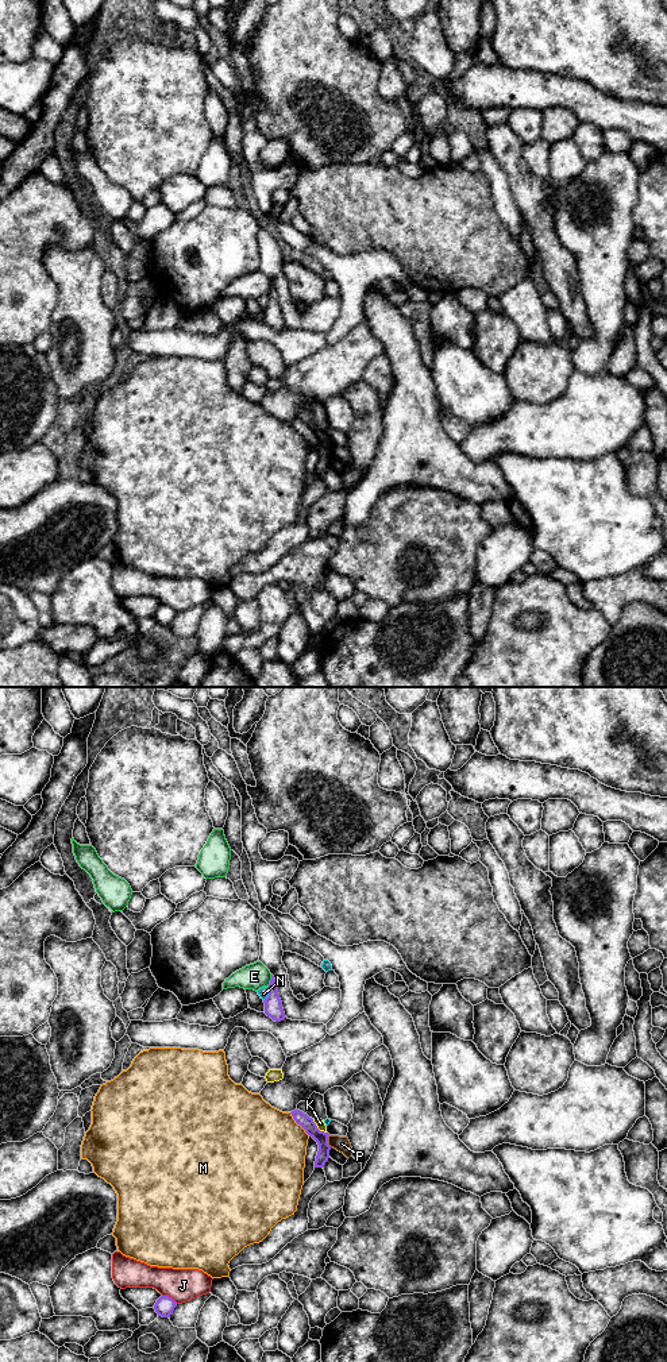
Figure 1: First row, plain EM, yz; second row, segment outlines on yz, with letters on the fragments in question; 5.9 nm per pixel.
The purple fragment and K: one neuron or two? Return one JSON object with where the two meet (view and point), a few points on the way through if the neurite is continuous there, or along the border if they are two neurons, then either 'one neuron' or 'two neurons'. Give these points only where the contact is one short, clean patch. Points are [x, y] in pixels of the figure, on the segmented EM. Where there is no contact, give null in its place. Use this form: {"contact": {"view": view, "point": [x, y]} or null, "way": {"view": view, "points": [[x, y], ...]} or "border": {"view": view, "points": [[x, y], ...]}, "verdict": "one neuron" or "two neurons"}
{"contact": {"view": "yz", "point": [316, 1127]}, "verdict": "two neurons"}

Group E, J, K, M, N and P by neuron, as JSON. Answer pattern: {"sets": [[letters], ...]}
{"sets": [["E"], ["J"], ["K", "P"], ["M"], ["N"]]}

